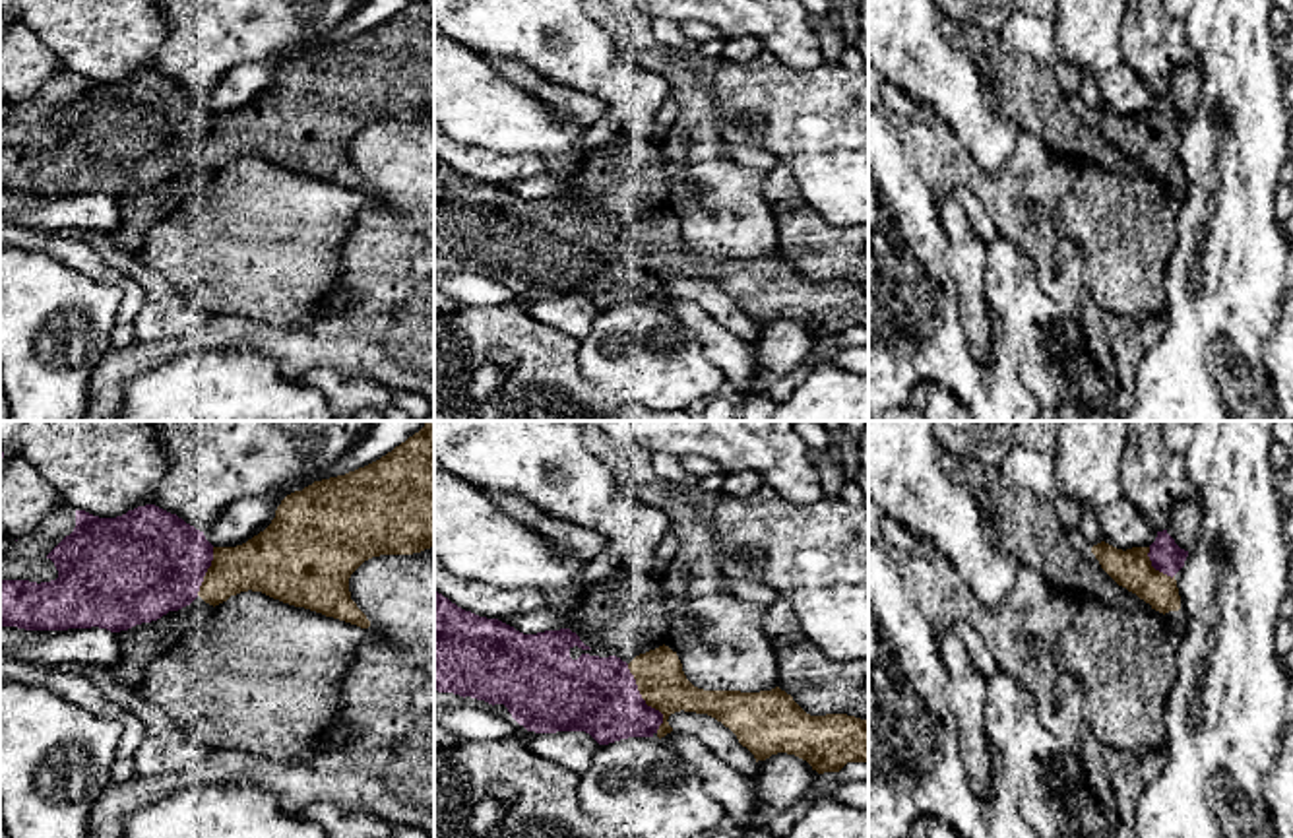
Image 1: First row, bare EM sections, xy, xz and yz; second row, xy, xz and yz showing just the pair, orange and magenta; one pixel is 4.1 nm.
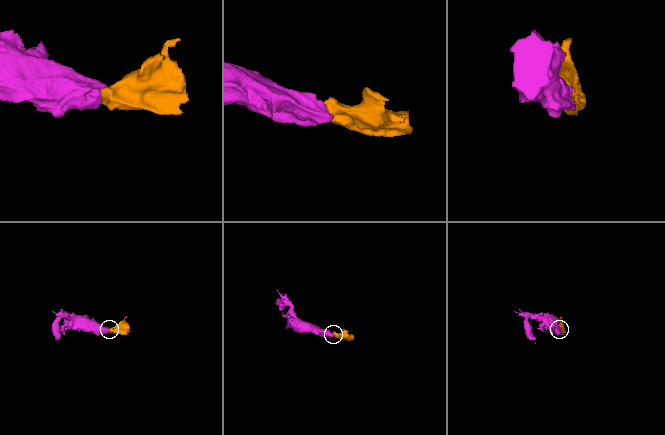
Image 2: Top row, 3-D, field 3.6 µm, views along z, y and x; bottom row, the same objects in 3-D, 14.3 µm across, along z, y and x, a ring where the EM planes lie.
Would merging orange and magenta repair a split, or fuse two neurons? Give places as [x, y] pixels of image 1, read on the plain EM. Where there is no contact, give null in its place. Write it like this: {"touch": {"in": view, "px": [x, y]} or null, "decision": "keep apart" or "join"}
{"touch": {"in": "xz", "px": [644, 264]}, "decision": "join"}

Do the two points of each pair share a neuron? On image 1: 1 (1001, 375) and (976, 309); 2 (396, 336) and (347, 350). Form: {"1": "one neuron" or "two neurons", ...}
{"1": "two neurons", "2": "one neuron"}

